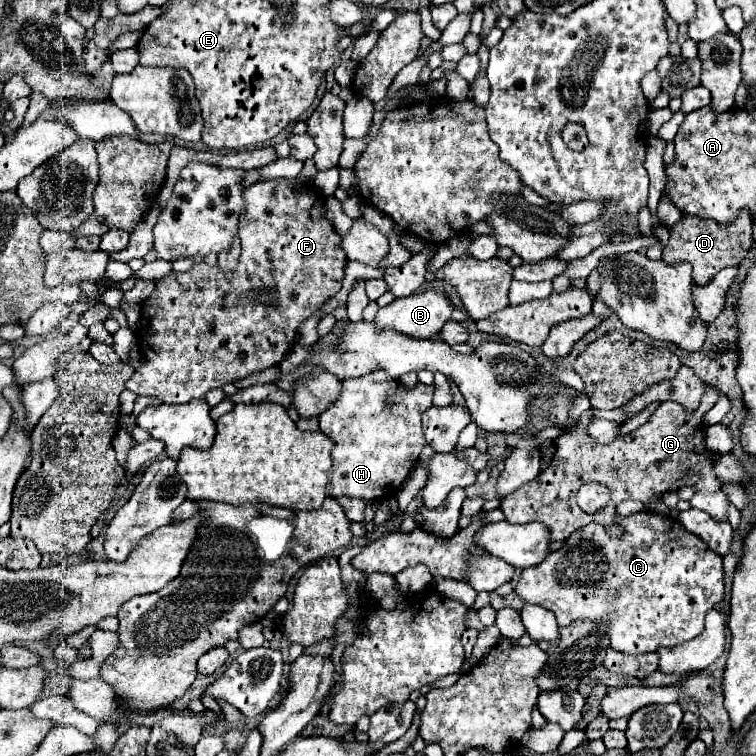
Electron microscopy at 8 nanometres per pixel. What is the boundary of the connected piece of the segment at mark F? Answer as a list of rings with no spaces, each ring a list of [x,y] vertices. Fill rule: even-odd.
[[[296,177],[270,179],[246,187],[242,199],[244,211],[238,227],[242,253],[236,269],[224,271],[218,265],[208,267],[206,263],[196,263],[186,273],[172,271],[156,281],[152,295],[142,303],[142,319],[136,329],[140,367],[126,381],[126,389],[156,397],[162,403],[184,403],[194,397],[204,397],[210,389],[274,367],[296,343],[298,325],[340,291],[346,255],[338,249],[340,235],[326,219],[324,197],[312,185]]]

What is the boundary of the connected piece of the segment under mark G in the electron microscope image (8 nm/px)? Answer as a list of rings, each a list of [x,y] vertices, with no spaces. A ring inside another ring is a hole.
[[[710,389],[704,393],[700,407],[688,413],[680,403],[664,401],[656,413],[642,427],[634,429],[628,435],[616,435],[610,443],[596,443],[588,435],[588,425],[596,419],[594,407],[582,413],[578,423],[578,433],[560,435],[556,439],[556,453],[536,481],[532,485],[524,485],[504,501],[504,515],[508,523],[544,523],[550,531],[552,543],[562,543],[570,537],[572,531],[588,525],[590,521],[598,521],[610,525],[616,521],[616,505],[626,499],[638,499],[648,503],[652,499],[660,499],[666,491],[676,491],[684,485],[694,485],[696,495],[692,497],[692,507],[706,511],[710,517],[722,521],[726,519],[728,499],[722,493],[722,483],[726,481],[744,481],[746,473],[742,463],[738,463],[732,455],[712,455],[704,445],[704,425],[702,417],[718,399],[718,391]],[[586,483],[600,483],[610,489],[610,503],[602,507],[596,515],[586,515],[578,503],[578,489]]]

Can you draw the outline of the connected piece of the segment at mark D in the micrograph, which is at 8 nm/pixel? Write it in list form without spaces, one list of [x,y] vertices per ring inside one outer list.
[[[746,209],[738,213],[738,217],[728,223],[720,225],[714,219],[702,219],[698,215],[682,213],[680,221],[670,227],[670,239],[662,249],[662,259],[674,265],[678,261],[692,263],[692,277],[696,285],[706,285],[720,269],[724,267],[738,267],[746,253],[752,247],[752,217]]]

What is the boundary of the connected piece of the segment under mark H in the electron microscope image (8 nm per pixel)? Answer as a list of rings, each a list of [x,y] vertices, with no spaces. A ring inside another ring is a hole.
[[[382,369],[362,377],[342,379],[336,401],[318,415],[320,431],[336,443],[332,451],[332,471],[326,495],[334,499],[340,495],[360,497],[364,501],[380,501],[386,499],[386,495],[396,495],[424,449],[420,417],[432,407],[432,397],[434,385],[416,383],[414,387],[406,387],[400,379],[386,375]],[[372,379],[374,383],[382,379],[378,383],[378,393],[384,393],[384,399],[388,397],[394,401],[374,415],[370,415]]]

